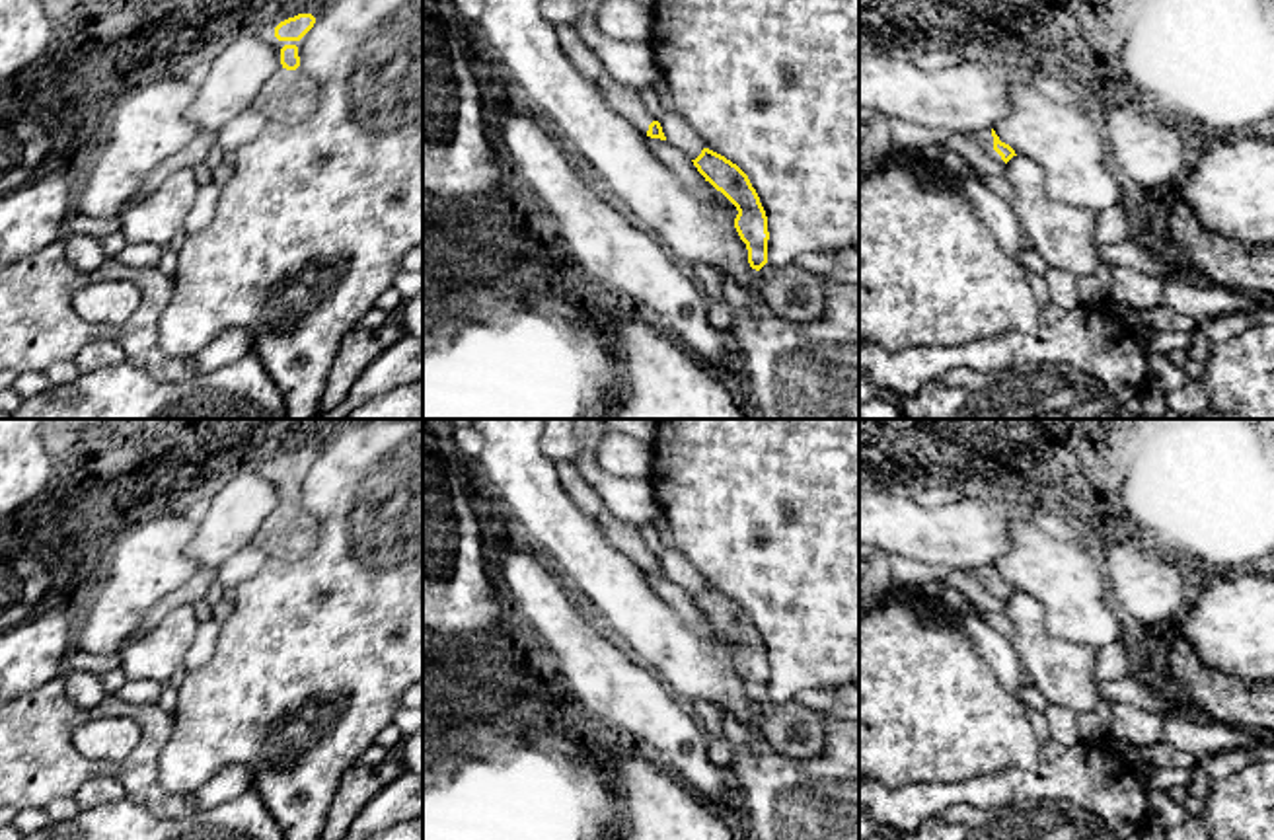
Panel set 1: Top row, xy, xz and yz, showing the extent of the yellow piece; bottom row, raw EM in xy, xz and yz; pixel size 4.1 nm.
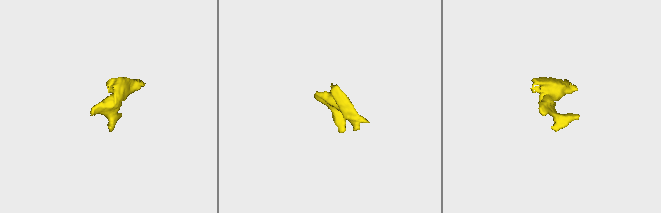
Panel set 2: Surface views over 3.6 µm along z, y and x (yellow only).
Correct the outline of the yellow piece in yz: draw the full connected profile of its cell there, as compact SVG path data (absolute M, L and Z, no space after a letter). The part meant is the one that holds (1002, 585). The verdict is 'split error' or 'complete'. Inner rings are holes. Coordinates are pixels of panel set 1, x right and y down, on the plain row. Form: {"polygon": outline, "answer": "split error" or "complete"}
{"polygon": "M984 565L984 567L978 567L978 569L968 569L966 571L972 579L976 579L982 589L997 598L1003 598L1007 600L1015 591L1015 587L1001 579L999 573L995 571L993 565Z", "answer": "split error"}

